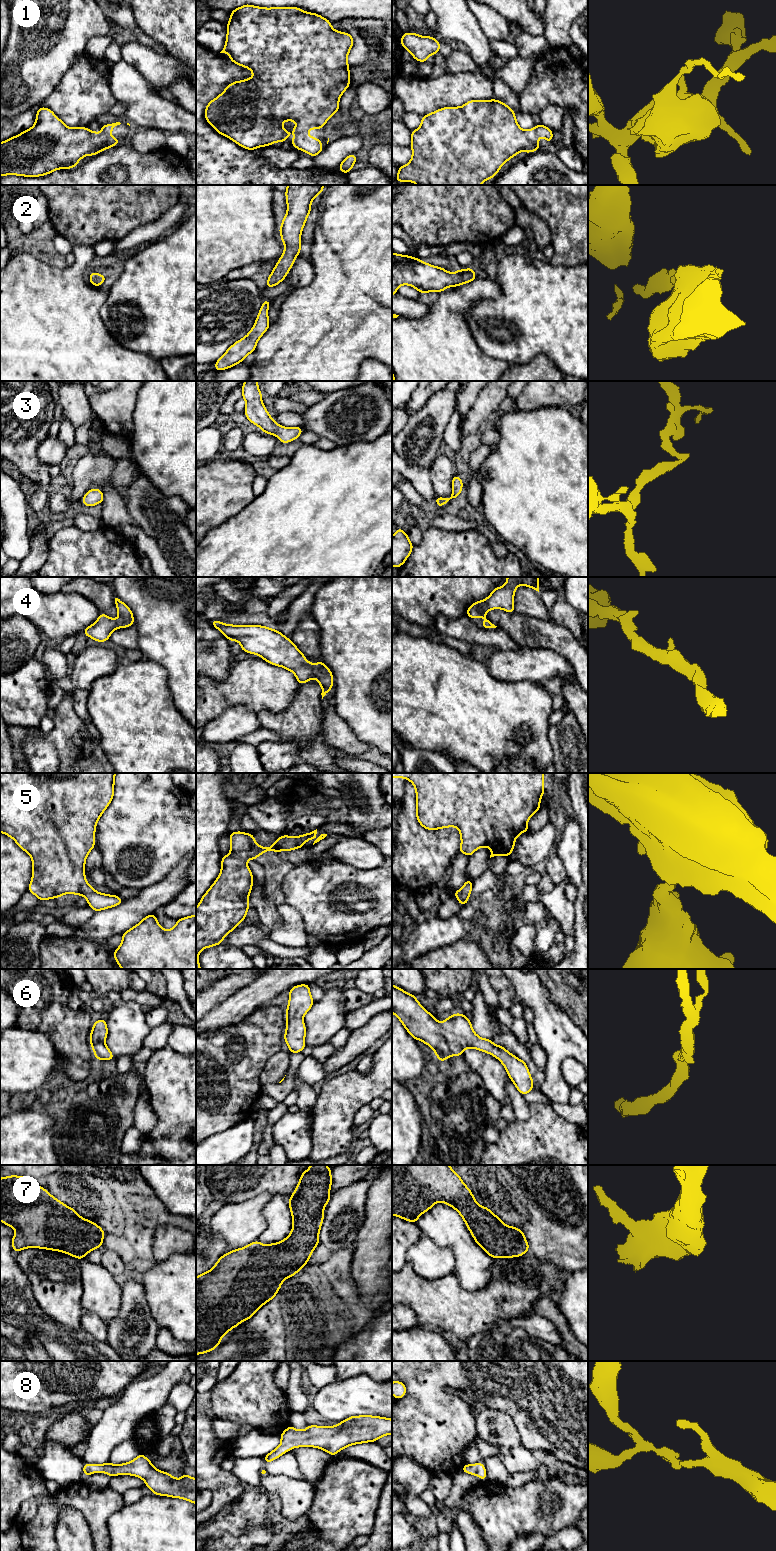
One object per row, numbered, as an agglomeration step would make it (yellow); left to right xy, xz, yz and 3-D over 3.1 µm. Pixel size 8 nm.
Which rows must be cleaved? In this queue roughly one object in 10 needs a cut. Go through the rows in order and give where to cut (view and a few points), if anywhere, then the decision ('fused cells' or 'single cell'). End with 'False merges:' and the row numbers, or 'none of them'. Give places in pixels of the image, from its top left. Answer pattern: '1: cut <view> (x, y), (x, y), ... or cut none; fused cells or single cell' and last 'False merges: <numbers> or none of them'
1: cut none; single cell
2: cut none; single cell
3: cut none; single cell
4: cut none; single cell
5: cut none; single cell
6: cut none; single cell
7: cut none; single cell
8: cut none; single cell
False merges: none of them

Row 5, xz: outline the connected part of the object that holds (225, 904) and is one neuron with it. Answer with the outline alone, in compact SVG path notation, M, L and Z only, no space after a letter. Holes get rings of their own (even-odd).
M317 829L304 835L292 837L282 835L276 838L271 847L262 847L255 842L254 834L241 831L232 832L230 839L230 854L222 856L221 872L212 886L202 896L196 907L196 969L201 969L199 953L204 948L217 946L235 929L246 917L249 909L249 894L253 886L253 874L250 871L247 860L256 860L258 856L267 851L290 851L304 847L304 843L311 840L317 834Z

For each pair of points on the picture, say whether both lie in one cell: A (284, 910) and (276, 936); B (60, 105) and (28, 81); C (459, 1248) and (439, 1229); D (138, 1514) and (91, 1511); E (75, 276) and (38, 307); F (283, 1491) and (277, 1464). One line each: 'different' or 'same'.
A: same
B: different
C: same
D: different
E: same
F: different

